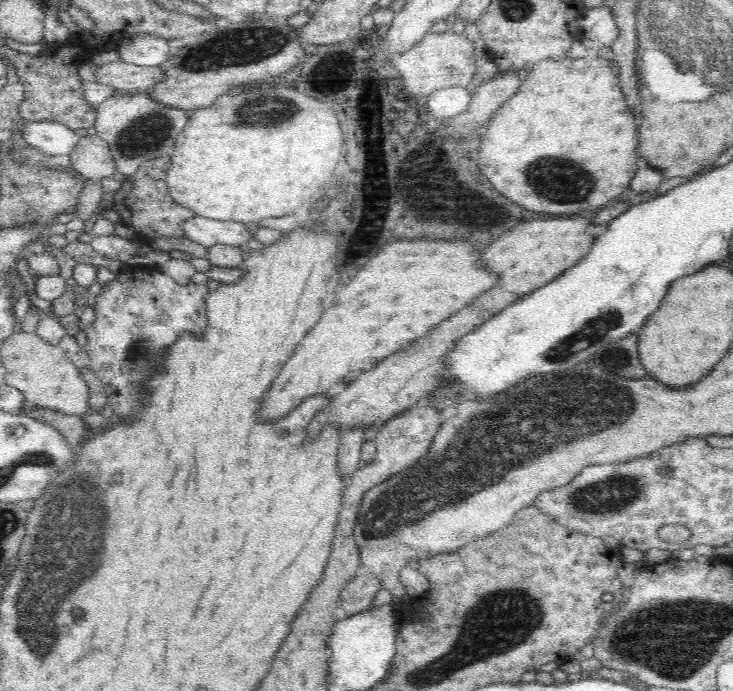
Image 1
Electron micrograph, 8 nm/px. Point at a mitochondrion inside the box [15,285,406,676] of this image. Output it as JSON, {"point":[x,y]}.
{"point":[37,629]}

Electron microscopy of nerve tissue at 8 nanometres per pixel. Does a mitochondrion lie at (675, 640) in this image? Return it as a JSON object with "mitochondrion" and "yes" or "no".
{"mitochondrion":"yes"}

